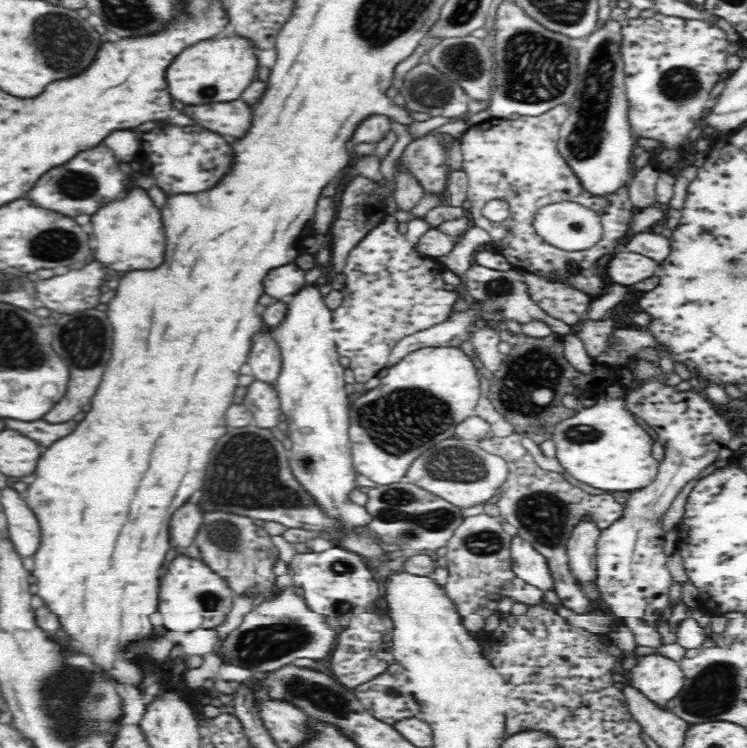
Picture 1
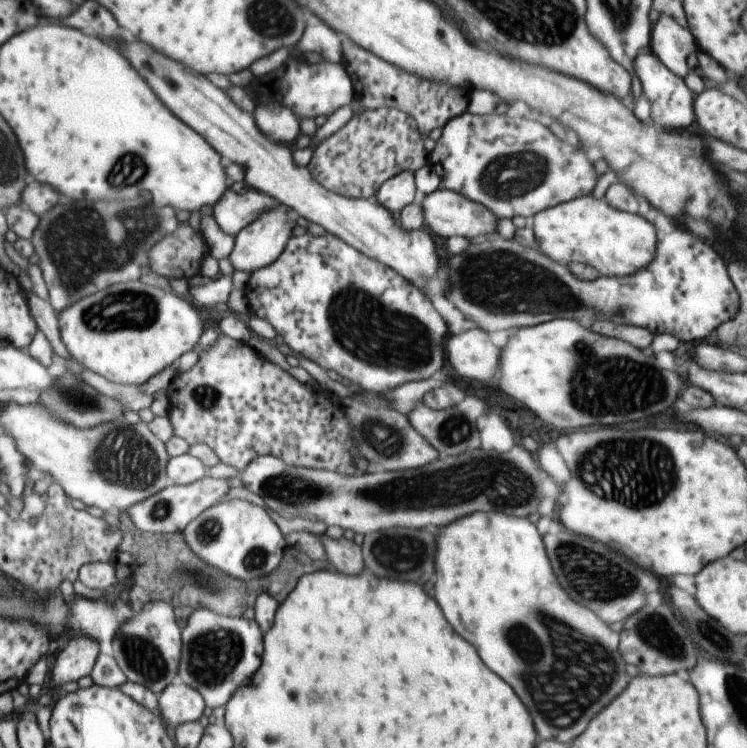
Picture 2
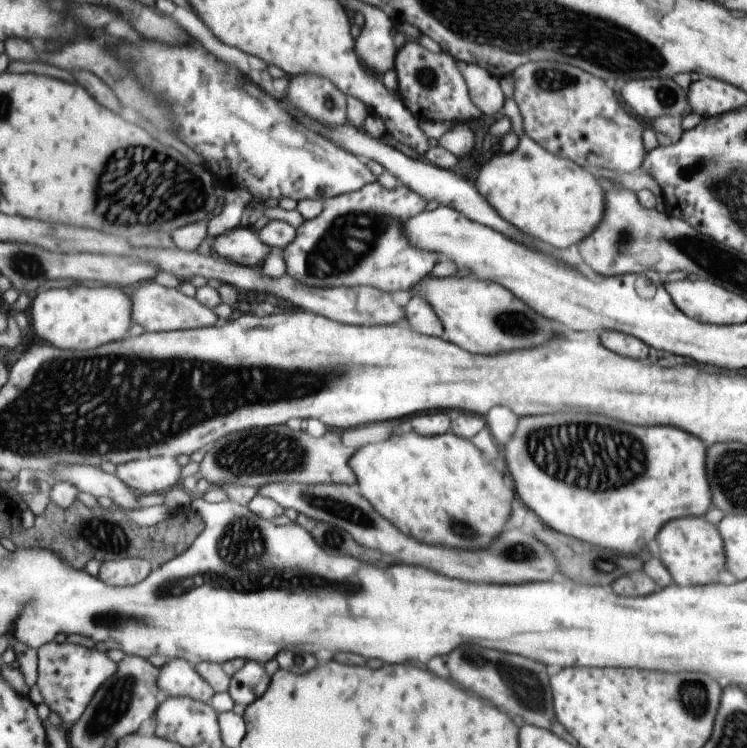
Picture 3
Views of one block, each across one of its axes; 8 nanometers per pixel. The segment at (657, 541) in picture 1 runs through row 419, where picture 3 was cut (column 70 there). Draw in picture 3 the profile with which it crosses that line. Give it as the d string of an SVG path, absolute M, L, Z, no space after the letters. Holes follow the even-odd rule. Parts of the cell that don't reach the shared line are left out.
M65 640L62 644L51 642L38 650L39 654L39 688L44 702L63 720L65 728L75 724L85 713L87 706L94 701L95 694L118 674L118 663L109 660L109 654L97 648L87 648L83 644L71 644Z

